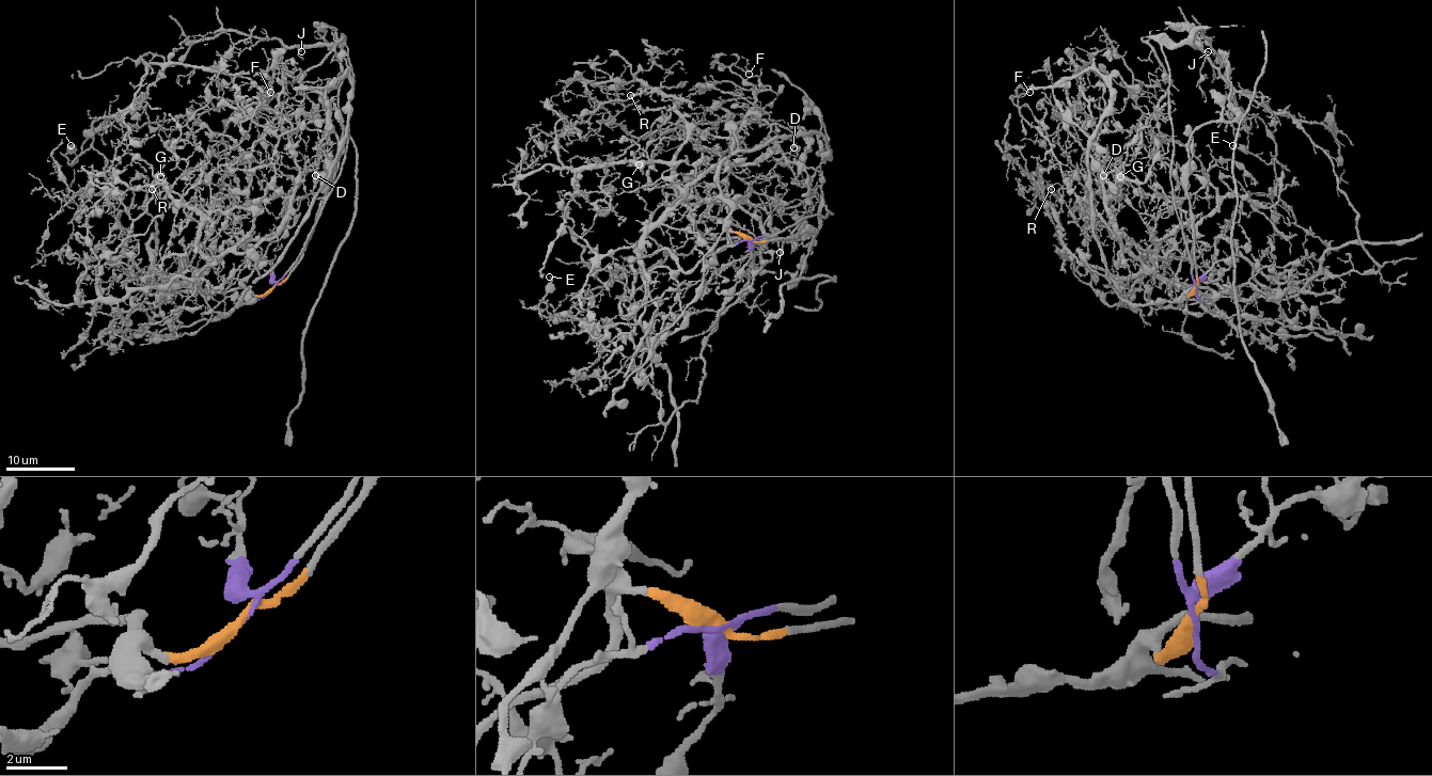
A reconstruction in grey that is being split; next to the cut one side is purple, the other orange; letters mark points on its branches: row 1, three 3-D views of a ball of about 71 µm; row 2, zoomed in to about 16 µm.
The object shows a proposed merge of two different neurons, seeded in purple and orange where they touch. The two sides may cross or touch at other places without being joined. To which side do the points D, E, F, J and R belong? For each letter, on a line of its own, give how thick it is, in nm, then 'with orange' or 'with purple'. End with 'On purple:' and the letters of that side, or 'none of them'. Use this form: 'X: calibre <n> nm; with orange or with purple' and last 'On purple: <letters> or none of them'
D: calibre 110 nm; with orange
E: calibre 110 nm; with purple
F: calibre 120 nm; with orange
J: calibre 110 nm; with purple
R: calibre 130 nm; with orange
On purple: E, J

